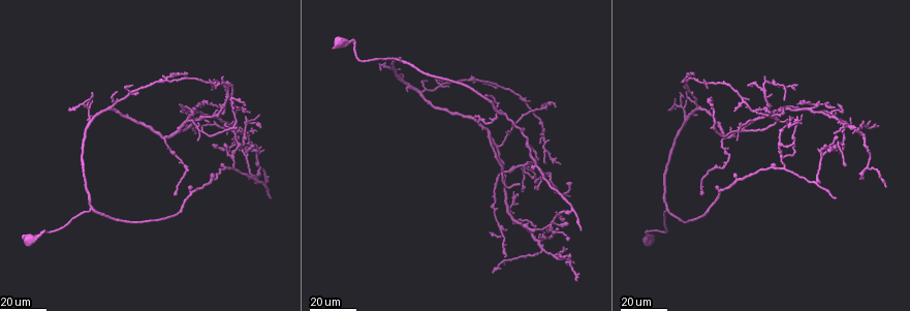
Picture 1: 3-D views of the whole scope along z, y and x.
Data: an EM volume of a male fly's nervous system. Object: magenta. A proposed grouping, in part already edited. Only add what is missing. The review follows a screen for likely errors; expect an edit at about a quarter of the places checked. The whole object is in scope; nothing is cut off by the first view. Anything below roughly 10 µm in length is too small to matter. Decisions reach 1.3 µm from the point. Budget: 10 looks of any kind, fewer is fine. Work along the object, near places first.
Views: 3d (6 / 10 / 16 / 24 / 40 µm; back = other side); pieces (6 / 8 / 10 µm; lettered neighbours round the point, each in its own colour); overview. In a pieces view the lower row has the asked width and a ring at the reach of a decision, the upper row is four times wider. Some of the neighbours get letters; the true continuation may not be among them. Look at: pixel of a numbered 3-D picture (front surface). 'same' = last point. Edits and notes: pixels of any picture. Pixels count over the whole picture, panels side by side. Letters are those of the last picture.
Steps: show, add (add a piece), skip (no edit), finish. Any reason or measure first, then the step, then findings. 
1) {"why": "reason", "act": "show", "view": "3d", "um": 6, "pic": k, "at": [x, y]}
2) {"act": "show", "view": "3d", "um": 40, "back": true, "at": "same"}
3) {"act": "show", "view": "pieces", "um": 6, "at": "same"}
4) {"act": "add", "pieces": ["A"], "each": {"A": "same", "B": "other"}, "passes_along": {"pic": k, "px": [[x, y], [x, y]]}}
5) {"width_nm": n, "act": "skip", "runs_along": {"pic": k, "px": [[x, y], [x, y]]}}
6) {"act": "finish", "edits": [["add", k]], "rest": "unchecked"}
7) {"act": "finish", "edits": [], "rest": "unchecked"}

{"why": "an open end", "act": "show", "view": "3d", "um": 24, "pic": 1, "at": [520, 183]}

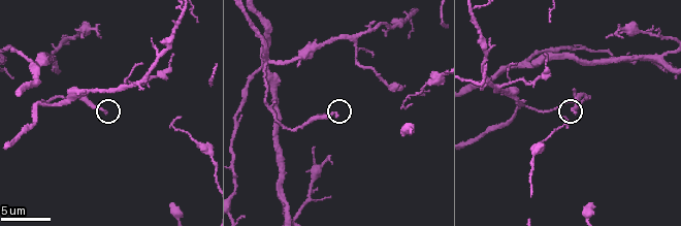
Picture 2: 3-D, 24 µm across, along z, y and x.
{"why": "closer look", "act": "show", "view": "3d", "um": 10, "pic": 2, "at": [104, 112]}

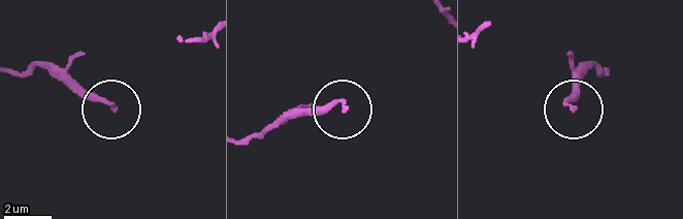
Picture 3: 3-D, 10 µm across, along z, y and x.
{"why": "see the neighbours", "act": "show", "view": "pieces", "um": 6, "pic": 3, "at": [346, 110]}

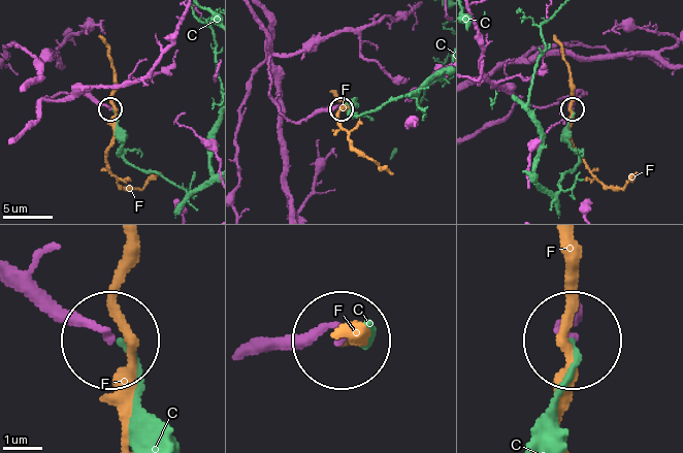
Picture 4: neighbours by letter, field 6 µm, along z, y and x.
{"act": "skip", "each": {"C": "other", "F": "other"}, "runs_along": {"pic": 4, "px": [[13, 276], [108, 334]]}, "found": "no lettered piece goes on from it"}

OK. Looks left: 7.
{"why": "branch stops here", "act": "show", "view": "3d", "um": 16, "pic": 1, "at": [568, 222]}

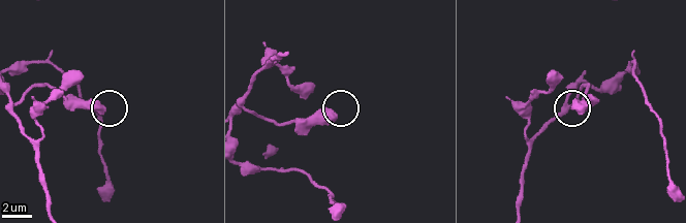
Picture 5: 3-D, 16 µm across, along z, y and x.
{"act": "show", "view": "3d", "um": 6, "pic": 5, "at": [333, 118]}

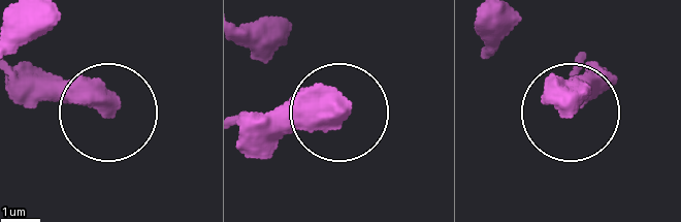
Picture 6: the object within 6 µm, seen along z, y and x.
{"why": "see the neighbours", "act": "show", "view": "pieces", "um": 10, "pic": 6, "at": [111, 111]}

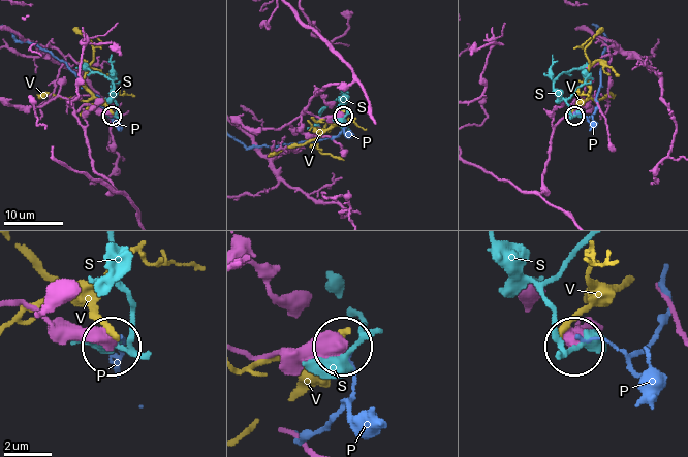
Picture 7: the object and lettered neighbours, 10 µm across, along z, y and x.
{"act": "skip", "each": {"P": "other", "S": "other", "V": "other"}, "runs_along": {"pic": 7, "px": [[245, 351], [343, 351]]}, "found": "none of them fits"}

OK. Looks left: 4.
{"why": "thin end", "act": "show", "view": "3d", "um": 24, "pic": 1, "at": [581, 229]}

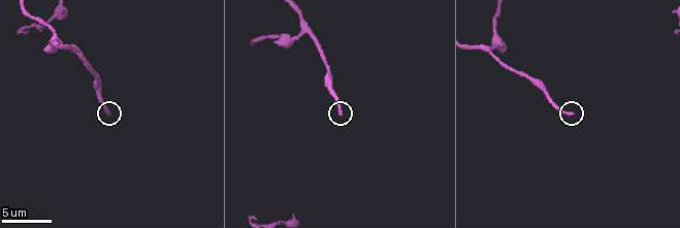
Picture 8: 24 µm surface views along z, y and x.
{"why": "see the neighbours", "act": "show", "view": "pieces", "um": 8, "pic": 8, "at": [341, 112]}

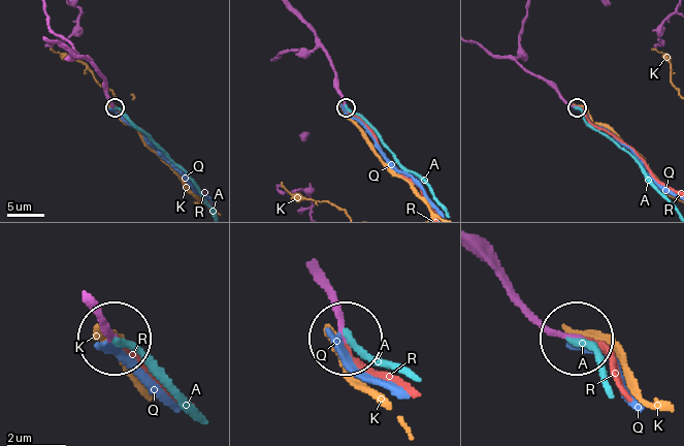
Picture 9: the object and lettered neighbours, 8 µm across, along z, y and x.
{"act": "add", "pieces": ["R"], "each": {"A": "other", "K": "other", "Q": "other", "R": "same"}, "passes_along": {"pic": 9, "px": [[503, 280], [546, 321], [585, 339], [627, 395]]}, "found": "the neuron continues"}

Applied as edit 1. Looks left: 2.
{"why": "long arm stops here", "act": "show", "view": "3d", "um": 24, "pic": 1, "at": [844, 166]}

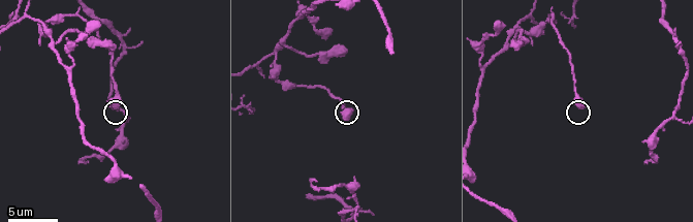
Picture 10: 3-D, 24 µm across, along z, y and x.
{"act": "show", "view": "pieces", "um": 8, "pic": 10, "at": [116, 106]}

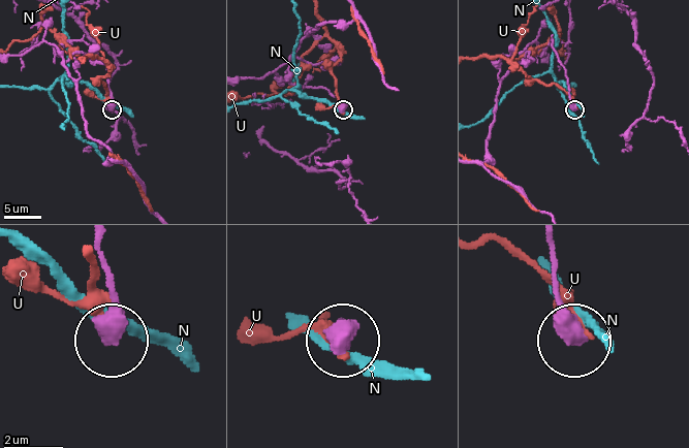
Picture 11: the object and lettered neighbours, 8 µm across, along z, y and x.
{"act": "skip", "each": {"N": "other", "U": "other"}, "found": "no lettered piece goes on from it"}

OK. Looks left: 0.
{"act": "finish", "edits": [["add", 9]], "rest": "unchecked"}

